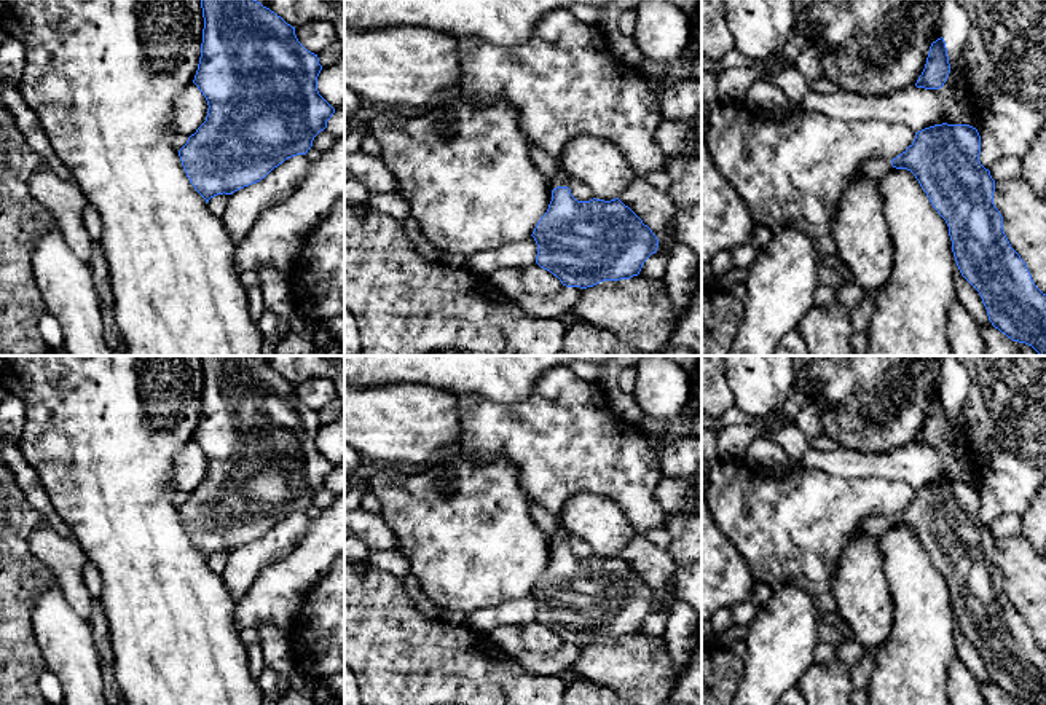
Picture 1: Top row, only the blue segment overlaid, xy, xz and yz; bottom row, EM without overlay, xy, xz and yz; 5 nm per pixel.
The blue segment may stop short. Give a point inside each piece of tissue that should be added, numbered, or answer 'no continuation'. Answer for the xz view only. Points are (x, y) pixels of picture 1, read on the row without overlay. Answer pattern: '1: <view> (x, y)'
no continuation

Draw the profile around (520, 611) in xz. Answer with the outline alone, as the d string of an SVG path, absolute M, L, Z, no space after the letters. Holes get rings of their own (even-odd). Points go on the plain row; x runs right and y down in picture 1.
M533 593L497 606L477 609L467 614L467 627L474 632L490 633L499 625L521 625L536 620L537 601Z

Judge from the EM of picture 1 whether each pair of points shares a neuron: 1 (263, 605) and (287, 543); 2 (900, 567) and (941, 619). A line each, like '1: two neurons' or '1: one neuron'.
1: two neurons
2: one neuron

